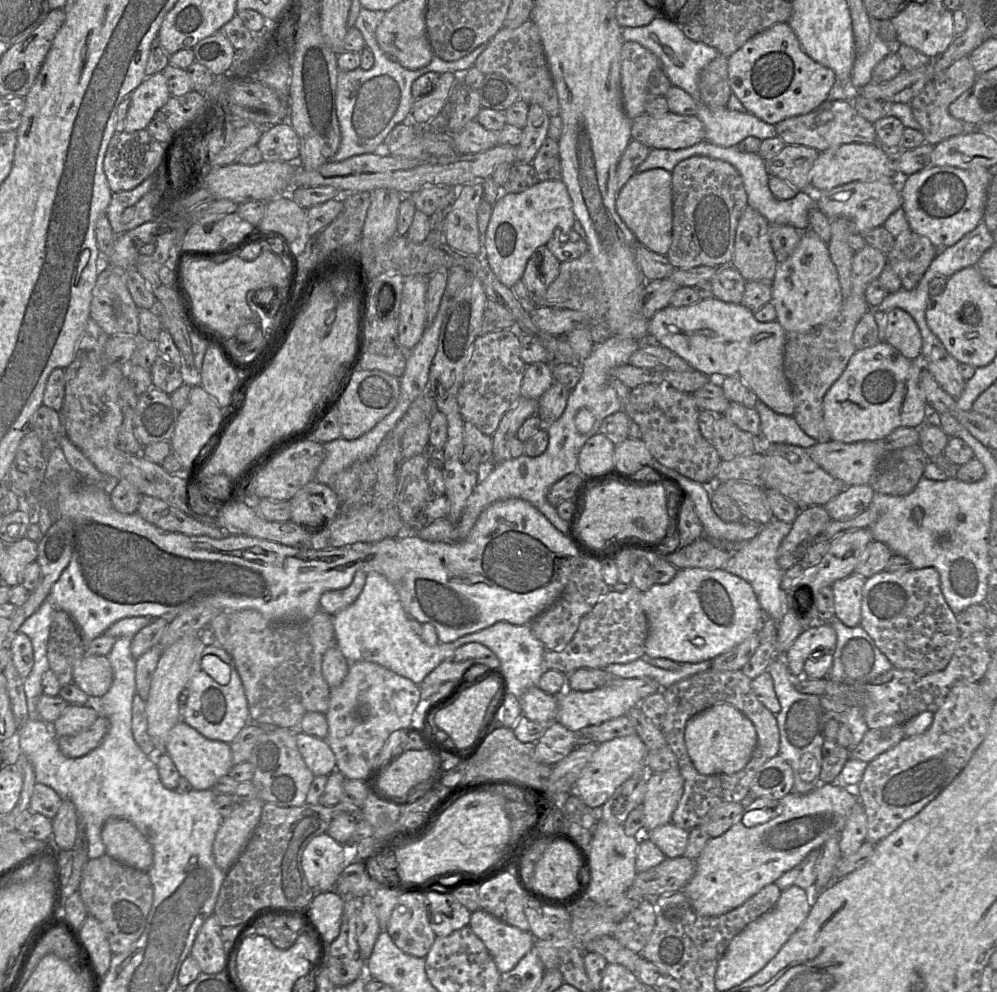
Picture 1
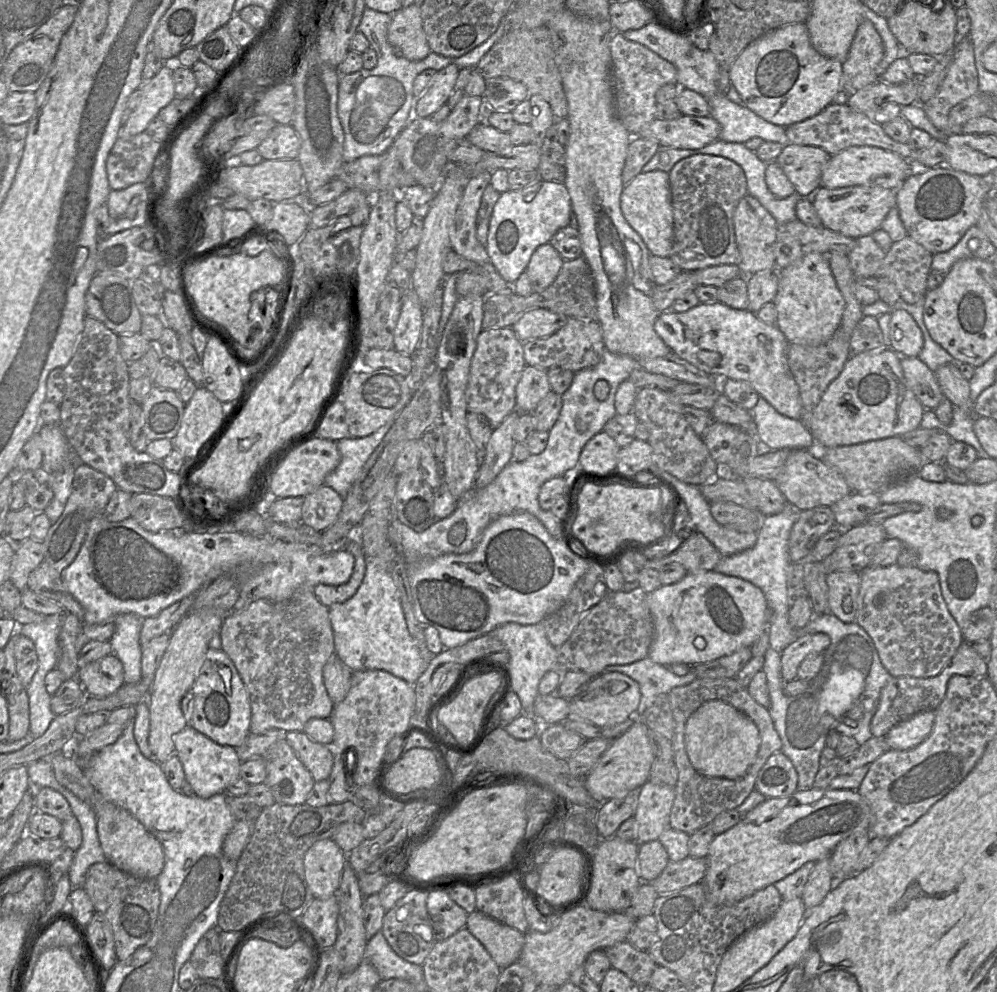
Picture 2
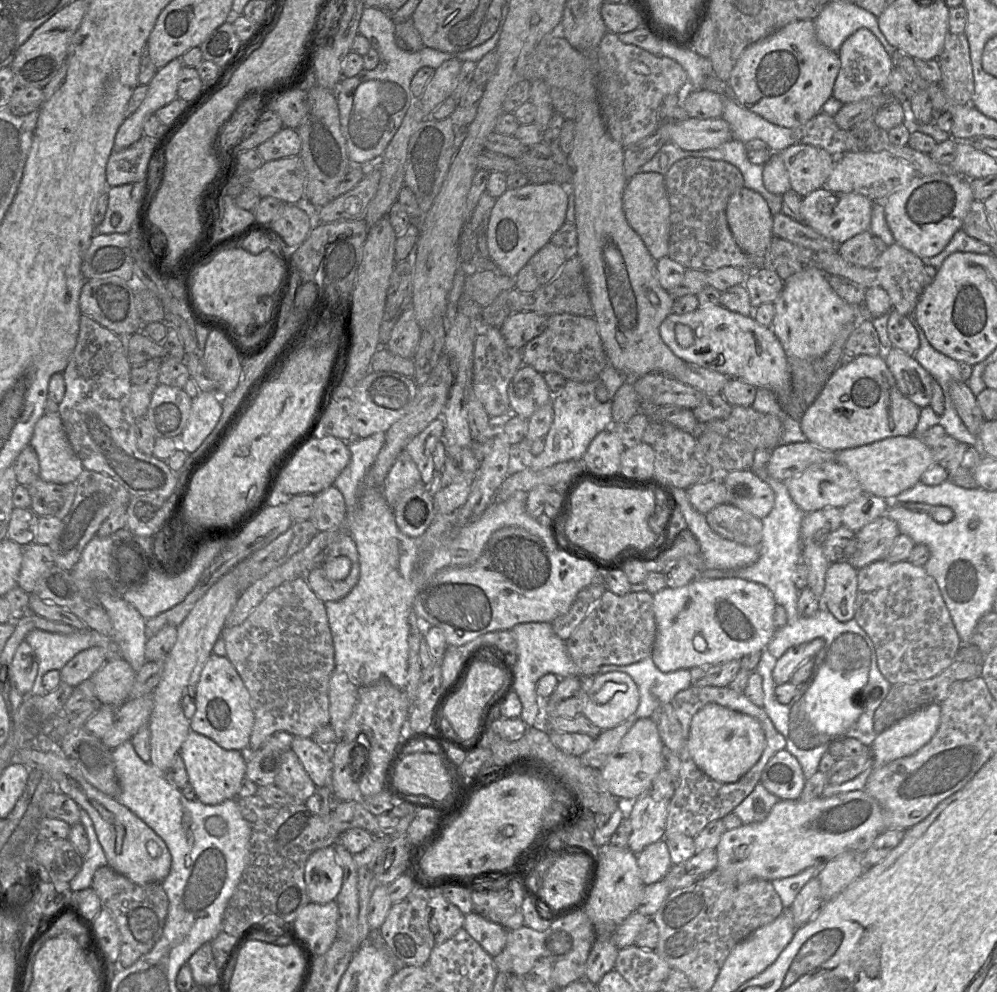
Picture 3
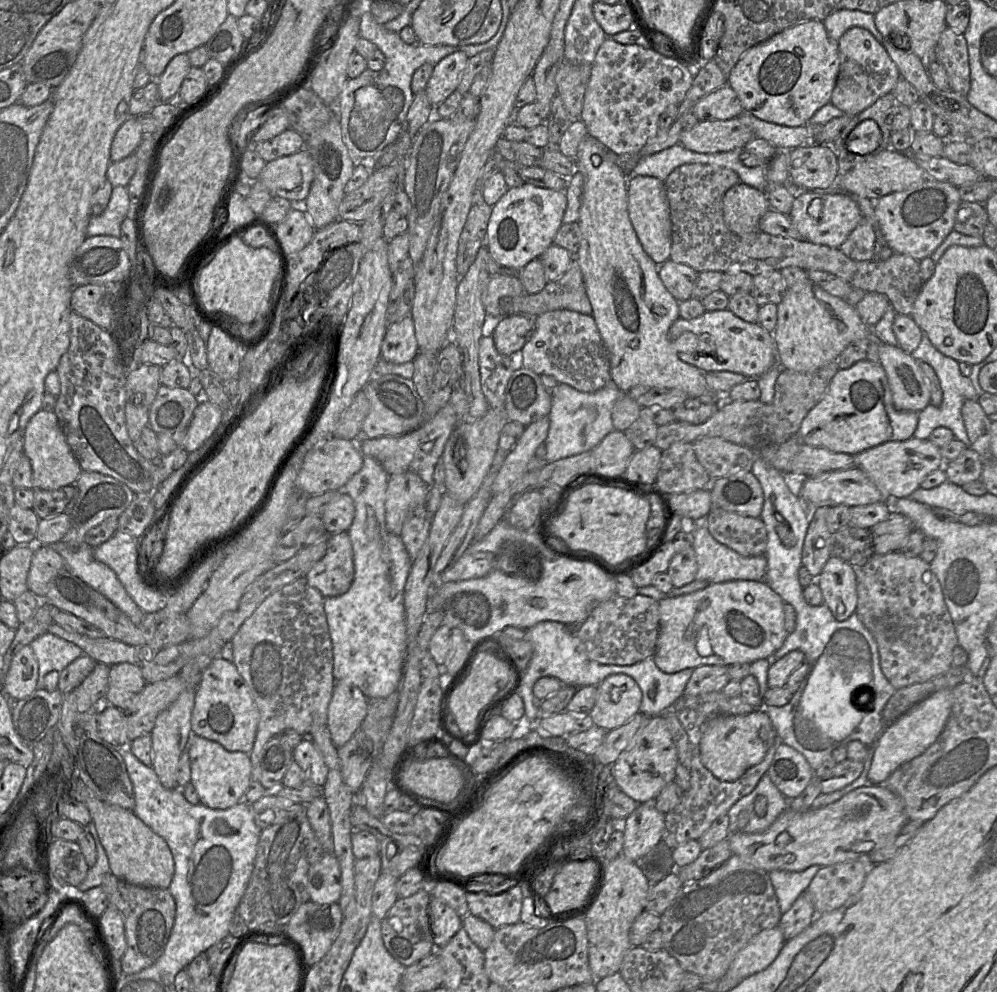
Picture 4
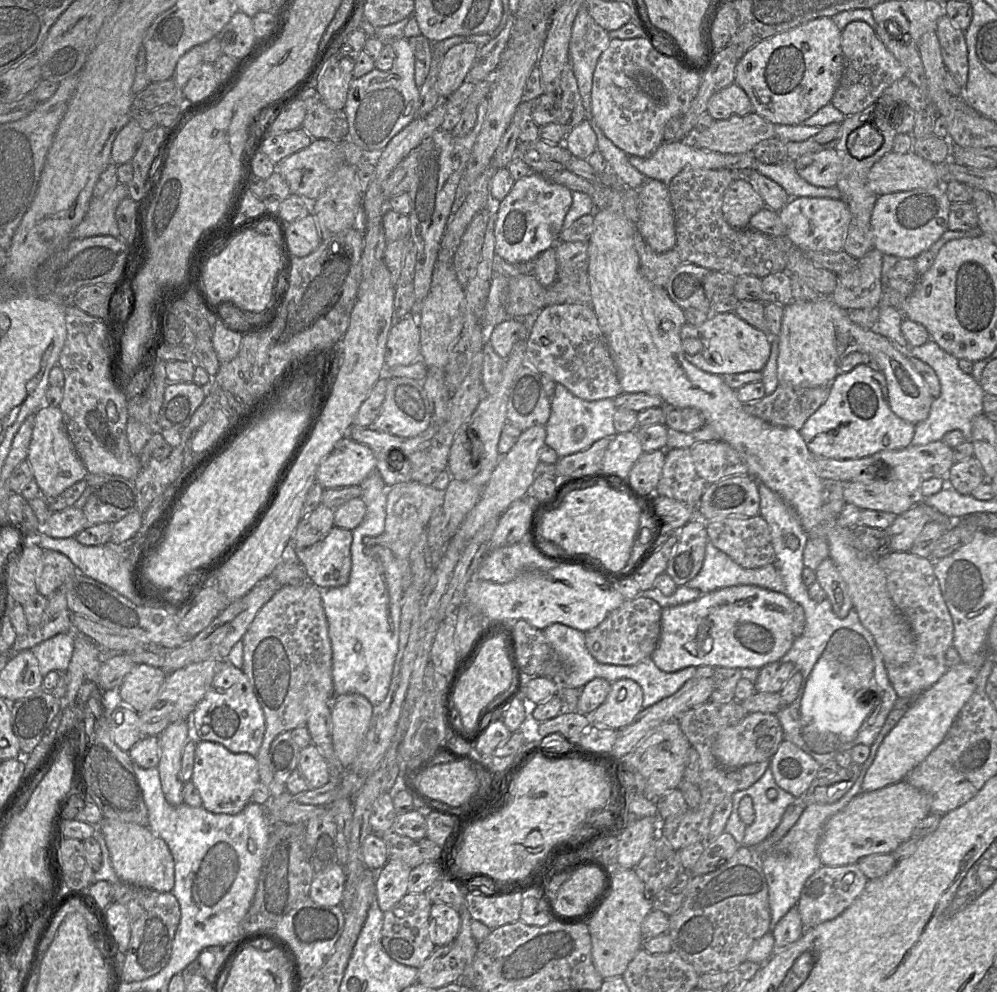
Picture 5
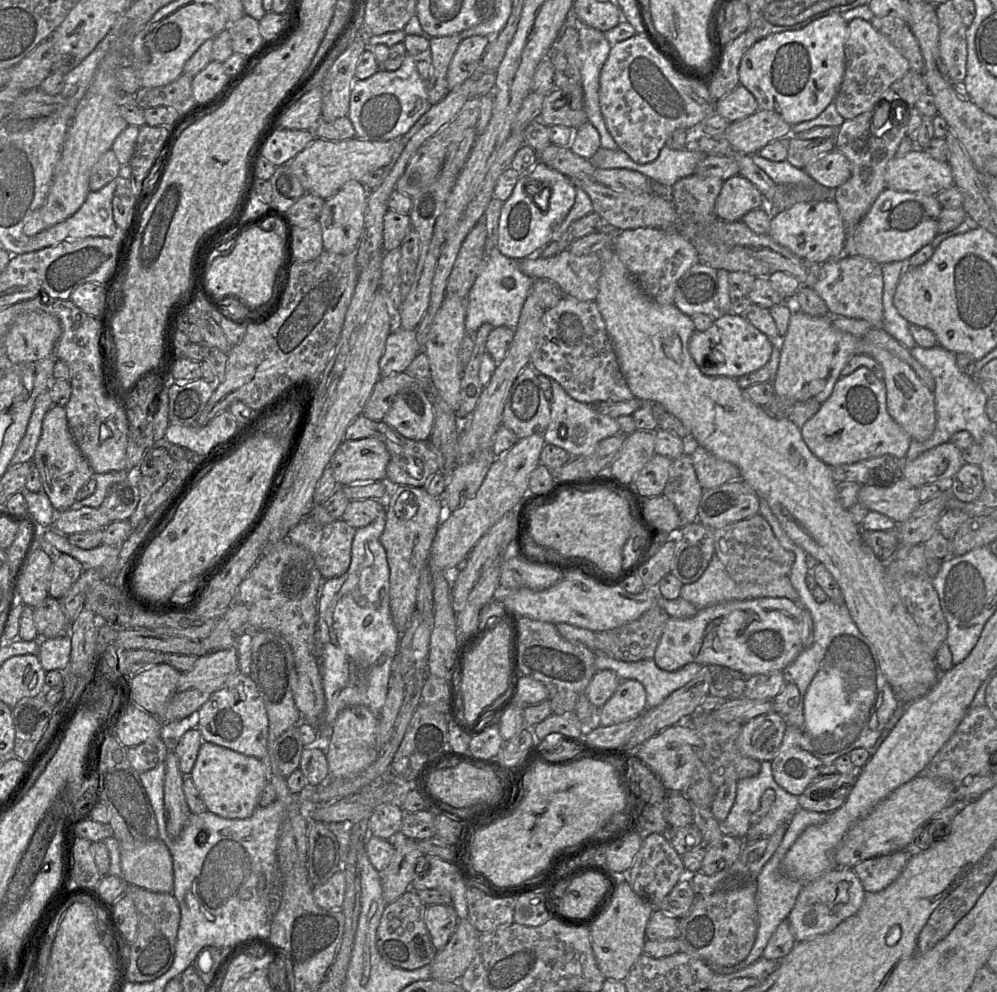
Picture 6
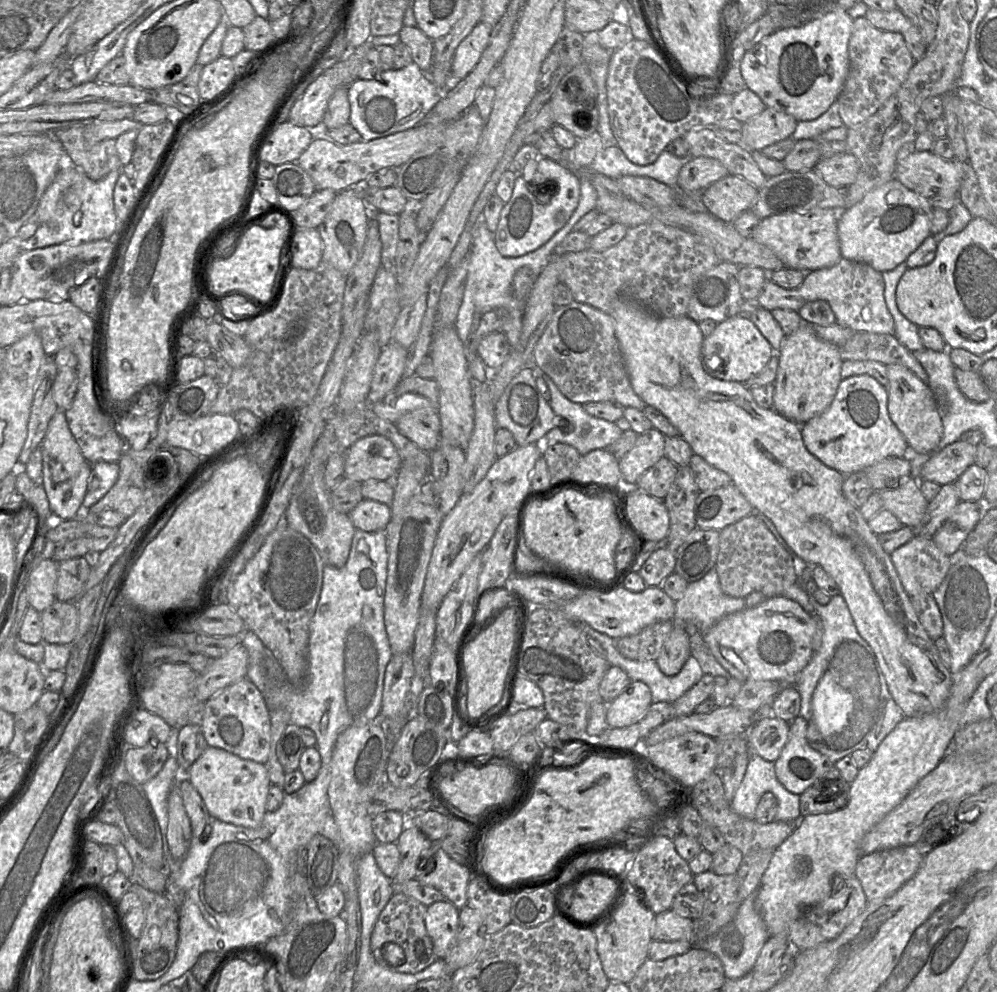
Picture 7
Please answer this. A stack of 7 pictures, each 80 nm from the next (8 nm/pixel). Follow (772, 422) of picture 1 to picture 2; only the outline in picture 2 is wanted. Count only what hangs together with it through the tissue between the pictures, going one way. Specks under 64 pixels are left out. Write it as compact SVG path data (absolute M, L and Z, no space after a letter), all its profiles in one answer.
M759 397L751 414L759 440L759 454L773 450L817 450L810 430L800 421L778 413L764 398Z

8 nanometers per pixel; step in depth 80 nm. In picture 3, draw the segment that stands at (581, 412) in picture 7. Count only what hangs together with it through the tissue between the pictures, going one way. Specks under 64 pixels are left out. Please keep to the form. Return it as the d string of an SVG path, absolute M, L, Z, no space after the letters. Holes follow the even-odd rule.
M610 363L602 370L598 378L590 382L577 382L567 380L563 389L553 395L551 400L554 410L554 419L549 432L545 437L545 447L542 453L535 456L530 468L534 471L551 467L555 464L570 460L582 460L591 441L602 431L607 430L613 423L612 419L612 402L615 393L627 381L632 380L624 372L617 370ZM599 385L604 385L608 390L608 400L600 402L597 400L595 391Z

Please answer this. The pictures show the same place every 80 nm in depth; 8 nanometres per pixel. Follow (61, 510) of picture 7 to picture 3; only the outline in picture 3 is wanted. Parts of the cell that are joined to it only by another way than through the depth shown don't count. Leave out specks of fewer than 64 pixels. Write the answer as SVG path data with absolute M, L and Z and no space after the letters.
M44 414L35 424L29 445L39 460L39 477L65 485L75 482L84 467L71 447L59 414Z

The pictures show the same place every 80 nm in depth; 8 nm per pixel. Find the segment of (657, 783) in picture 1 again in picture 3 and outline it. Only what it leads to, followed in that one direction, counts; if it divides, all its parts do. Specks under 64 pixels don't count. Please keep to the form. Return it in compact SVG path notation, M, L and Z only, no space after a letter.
M648 793L627 805L627 817L632 826L627 848L638 854L646 846L664 839L669 801L655 800Z

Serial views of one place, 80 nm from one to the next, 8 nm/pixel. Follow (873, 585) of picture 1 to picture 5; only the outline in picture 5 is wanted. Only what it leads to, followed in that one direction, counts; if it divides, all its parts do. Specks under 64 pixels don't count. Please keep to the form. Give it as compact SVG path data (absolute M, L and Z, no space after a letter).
M890 551L877 561L882 570L889 596L896 609L908 620L915 638L913 657L903 665L887 665L888 678L899 698L913 700L925 690L933 686L947 671L945 653L952 647L954 626L949 610L943 599L939 581L934 574L934 563L930 558L923 558L910 552Z

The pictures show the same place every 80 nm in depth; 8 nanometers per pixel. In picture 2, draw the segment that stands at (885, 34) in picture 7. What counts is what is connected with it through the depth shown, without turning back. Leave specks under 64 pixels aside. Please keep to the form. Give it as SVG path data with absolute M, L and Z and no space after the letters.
M868 20L861 22L842 63L842 90L849 96L879 81L877 66L883 55L883 42L873 24Z

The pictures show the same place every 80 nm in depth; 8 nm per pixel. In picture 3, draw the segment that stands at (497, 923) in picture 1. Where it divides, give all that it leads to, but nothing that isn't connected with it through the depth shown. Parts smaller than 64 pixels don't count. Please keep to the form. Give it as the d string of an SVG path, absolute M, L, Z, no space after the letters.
M476 912L465 915L463 928L492 957L499 955L506 945L508 930Z

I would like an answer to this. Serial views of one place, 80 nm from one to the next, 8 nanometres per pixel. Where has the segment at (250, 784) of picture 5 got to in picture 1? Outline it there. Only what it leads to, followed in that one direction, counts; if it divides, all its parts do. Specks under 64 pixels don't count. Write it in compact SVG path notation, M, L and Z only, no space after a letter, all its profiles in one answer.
M183 720L170 730L166 740L165 753L174 762L180 776L187 779L195 790L211 789L221 777L228 775L233 767L228 743L207 739Z

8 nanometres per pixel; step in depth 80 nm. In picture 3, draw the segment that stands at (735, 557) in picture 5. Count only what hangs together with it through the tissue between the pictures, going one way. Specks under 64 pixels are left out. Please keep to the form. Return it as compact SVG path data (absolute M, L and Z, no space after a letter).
M722 504L706 514L711 529L723 538L746 546L760 546L762 520L730 505Z

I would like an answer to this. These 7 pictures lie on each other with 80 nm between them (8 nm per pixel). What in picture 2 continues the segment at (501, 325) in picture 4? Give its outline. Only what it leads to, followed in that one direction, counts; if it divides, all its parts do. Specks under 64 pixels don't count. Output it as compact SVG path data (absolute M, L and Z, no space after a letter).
M545 308L526 311L512 326L522 341L545 338L557 332L565 323L566 317Z

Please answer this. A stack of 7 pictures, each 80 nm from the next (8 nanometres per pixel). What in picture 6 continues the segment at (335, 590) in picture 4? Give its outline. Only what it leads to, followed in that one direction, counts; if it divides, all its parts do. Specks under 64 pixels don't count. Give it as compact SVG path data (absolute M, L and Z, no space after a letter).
M305 516L288 533L287 540L305 548L312 555L324 580L340 577L350 566L351 546L356 529L344 520L338 519L328 524L321 524L310 516Z

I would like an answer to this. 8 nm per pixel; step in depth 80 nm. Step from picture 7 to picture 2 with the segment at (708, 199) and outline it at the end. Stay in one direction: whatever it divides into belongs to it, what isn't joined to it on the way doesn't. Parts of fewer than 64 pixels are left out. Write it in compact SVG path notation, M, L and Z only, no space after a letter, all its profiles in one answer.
M746 194L737 204L732 215L735 240L741 255L738 265L743 276L762 271L777 270L775 265L775 243L778 223L775 218L750 194Z

